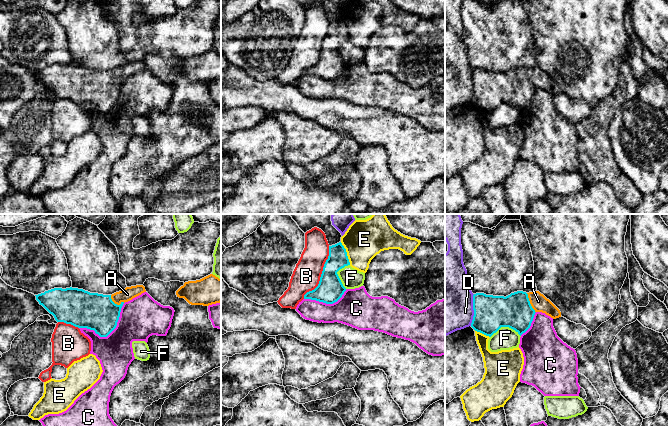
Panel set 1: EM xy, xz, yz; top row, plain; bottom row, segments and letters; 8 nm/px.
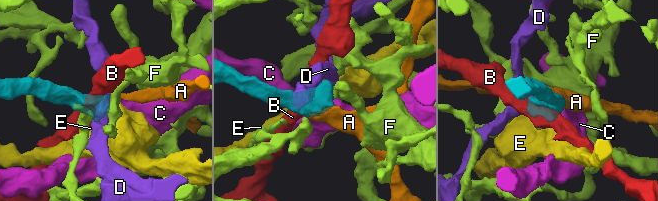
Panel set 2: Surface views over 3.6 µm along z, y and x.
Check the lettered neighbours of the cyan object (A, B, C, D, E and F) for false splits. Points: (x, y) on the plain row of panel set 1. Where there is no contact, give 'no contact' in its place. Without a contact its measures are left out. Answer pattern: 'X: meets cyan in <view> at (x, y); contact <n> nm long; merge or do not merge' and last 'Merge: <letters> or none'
A: meets cyan in yz at (529, 79); contact 180 nm long; merge
B: meets cyan in xz at (321, 50); contact 480 nm long; do not merge
C: meets cyan in xy at (109, 109); contact 420 nm long; do not merge
D: meets cyan in yz at (473, 85); contact 260 nm long; do not merge
E: meets cyan in xz at (346, 29); contact 200 nm long; do not merge
F: meets cyan in yz at (505, 102); contact 240 nm long; do not merge
Merge: A

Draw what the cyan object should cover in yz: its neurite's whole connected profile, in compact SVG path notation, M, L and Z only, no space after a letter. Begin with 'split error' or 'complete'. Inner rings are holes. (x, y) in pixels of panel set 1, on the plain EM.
split error; M517 67L506 73L476 69L473 71L473 86L471 103L489 113L501 103L509 103L521 112L530 104L536 88L545 89L553 95L561 93L560 86L539 67L529 69Z

